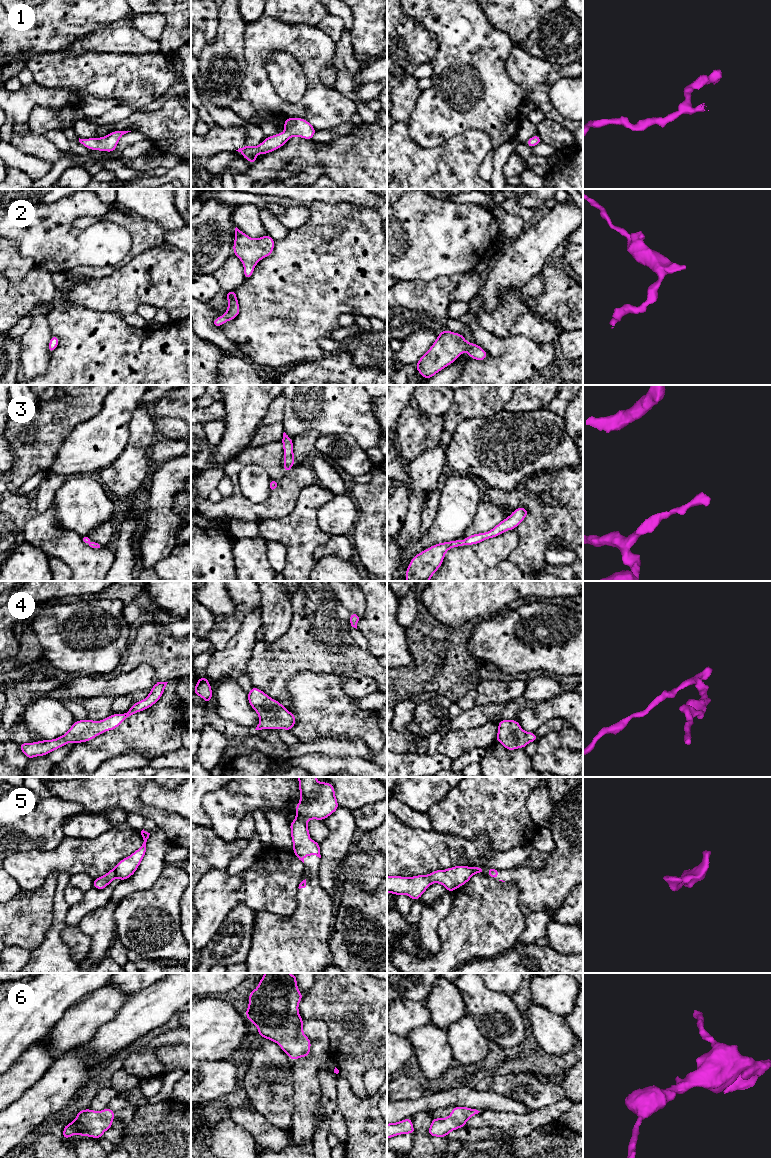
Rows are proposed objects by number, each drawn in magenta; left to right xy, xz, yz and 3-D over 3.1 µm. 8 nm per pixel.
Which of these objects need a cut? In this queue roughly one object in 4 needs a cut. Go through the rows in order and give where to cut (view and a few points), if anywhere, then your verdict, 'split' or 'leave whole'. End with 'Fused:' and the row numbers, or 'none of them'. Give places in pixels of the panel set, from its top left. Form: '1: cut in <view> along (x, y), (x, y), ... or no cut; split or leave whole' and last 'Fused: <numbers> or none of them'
1: no cut; leave whole
2: no cut; leave whole
3: no cut; leave whole
4: no cut; leave whole
5: no cut; leave whole
6: no cut; leave whole
Fused: none of them

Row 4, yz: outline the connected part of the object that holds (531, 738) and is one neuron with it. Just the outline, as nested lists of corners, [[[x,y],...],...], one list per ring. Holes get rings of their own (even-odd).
[[[504,719],[498,723],[496,742],[501,743],[509,751],[524,749],[528,743],[537,739],[534,732],[525,732],[517,720]]]

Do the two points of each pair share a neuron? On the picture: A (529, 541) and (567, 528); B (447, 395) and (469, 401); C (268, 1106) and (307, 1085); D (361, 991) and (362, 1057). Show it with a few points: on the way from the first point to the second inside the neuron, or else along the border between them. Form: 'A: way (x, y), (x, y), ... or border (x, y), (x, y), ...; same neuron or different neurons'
A: way (538, 532), (542, 528), (558, 528); same neuron
B: border (454, 395), (452, 404), (442, 416); different neurons
C: border (291, 1069), (293, 1115); different neurons
D: way (361, 1007), (362, 1041); same neuron

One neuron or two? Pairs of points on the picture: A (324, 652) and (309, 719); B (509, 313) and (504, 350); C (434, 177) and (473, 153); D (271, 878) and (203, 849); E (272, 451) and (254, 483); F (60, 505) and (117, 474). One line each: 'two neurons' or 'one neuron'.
A: two neurons
B: two neurons
C: one neuron
D: two neurons
E: two neurons
F: two neurons

